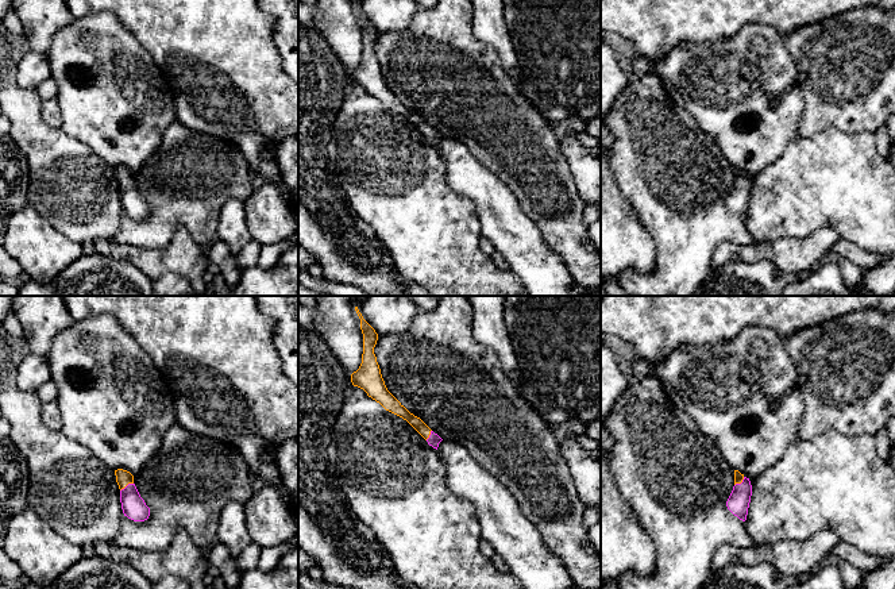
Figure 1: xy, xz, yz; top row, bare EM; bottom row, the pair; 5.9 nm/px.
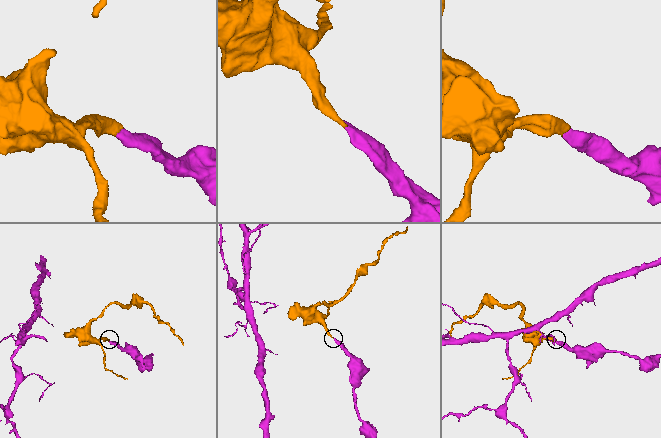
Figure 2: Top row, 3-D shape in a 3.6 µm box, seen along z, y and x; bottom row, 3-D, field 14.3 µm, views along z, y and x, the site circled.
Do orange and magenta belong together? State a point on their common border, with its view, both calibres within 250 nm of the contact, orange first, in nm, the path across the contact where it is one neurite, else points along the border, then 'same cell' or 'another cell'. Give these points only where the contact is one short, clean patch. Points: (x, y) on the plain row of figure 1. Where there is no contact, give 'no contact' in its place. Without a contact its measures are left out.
contact xy (126, 183); calibres 90 and 140 nm; way xy (123, 174), (126, 183), (134, 204); same cell

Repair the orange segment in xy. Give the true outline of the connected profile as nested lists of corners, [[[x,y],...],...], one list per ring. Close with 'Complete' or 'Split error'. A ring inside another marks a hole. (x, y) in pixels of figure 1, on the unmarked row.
[[[123,166],[115,168],[115,173],[120,186],[120,200],[124,213],[134,219],[147,217],[150,213],[150,205],[140,195],[134,181],[134,173]]]. Split error

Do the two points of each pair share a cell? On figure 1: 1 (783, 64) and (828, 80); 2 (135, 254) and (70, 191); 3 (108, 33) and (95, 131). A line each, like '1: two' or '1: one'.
1: two
2: two
3: one

